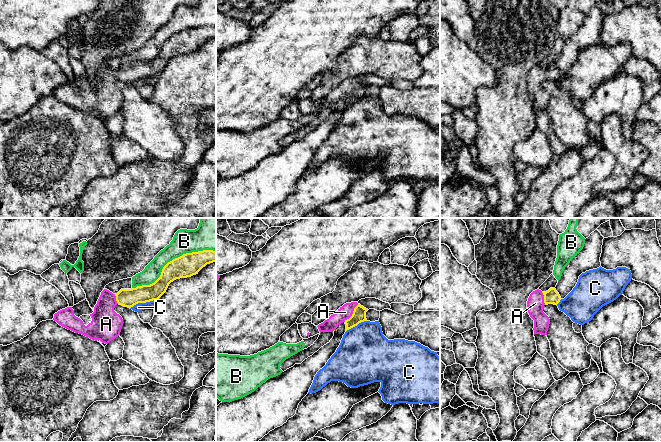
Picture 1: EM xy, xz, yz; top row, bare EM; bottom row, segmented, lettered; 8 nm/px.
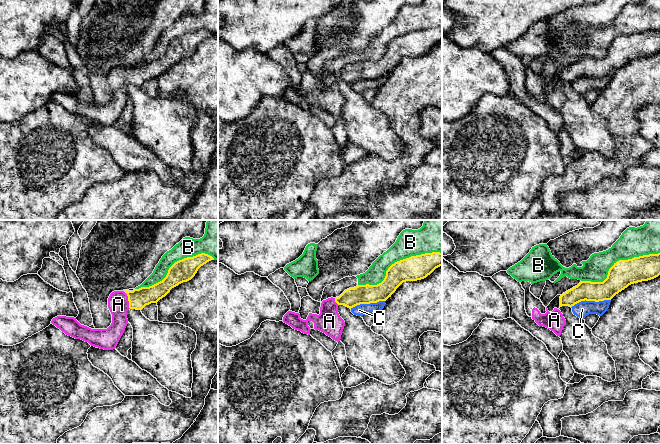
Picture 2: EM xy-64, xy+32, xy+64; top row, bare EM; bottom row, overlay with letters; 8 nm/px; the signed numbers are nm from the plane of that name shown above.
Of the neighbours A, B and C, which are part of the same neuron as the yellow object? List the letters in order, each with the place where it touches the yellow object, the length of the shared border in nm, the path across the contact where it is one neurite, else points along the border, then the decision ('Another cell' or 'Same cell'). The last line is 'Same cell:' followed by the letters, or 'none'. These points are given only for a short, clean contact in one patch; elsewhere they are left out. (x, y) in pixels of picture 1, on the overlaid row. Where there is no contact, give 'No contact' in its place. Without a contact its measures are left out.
A: Touches yellow at xz (353, 313). Shared border 180 nm. Path across: xz (359, 314), (353, 313), (345, 312). Same cell
B: Touches yellow at xy (172, 260). Shared border 750 nm. Another cell
C: Touches yellow at xy (143, 302). Shared border 220 nm. Another cell
Same cell: A

